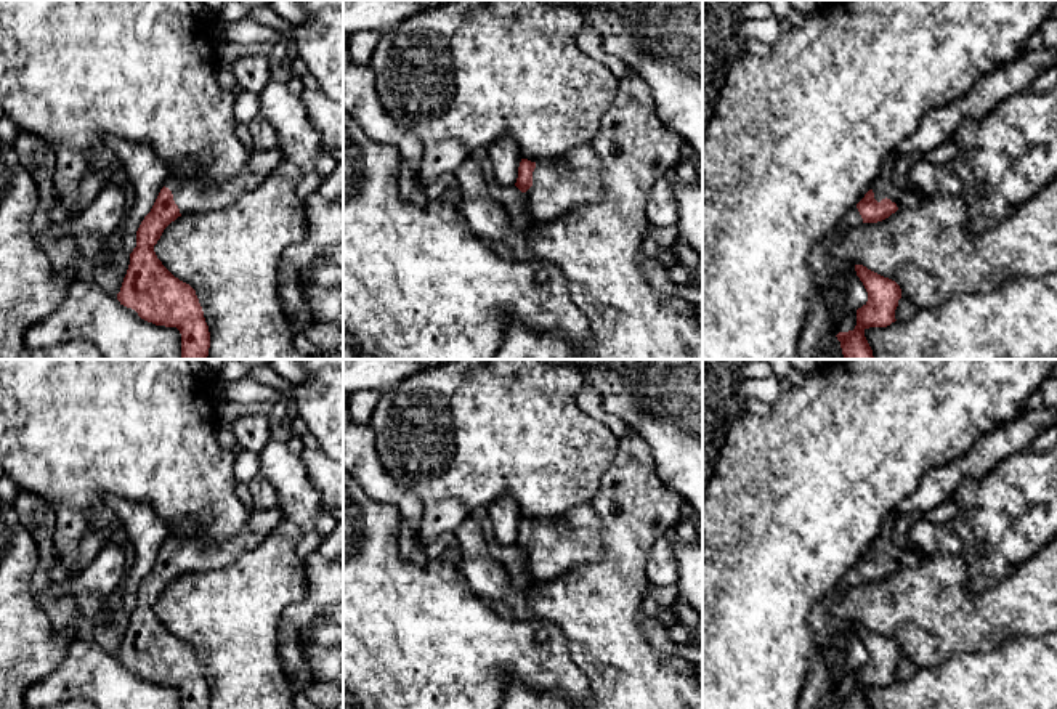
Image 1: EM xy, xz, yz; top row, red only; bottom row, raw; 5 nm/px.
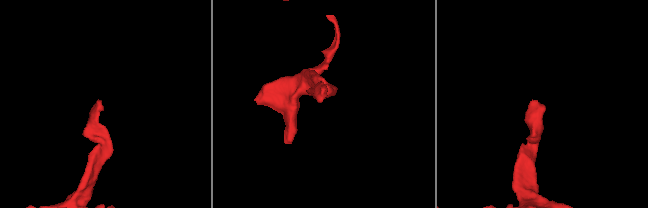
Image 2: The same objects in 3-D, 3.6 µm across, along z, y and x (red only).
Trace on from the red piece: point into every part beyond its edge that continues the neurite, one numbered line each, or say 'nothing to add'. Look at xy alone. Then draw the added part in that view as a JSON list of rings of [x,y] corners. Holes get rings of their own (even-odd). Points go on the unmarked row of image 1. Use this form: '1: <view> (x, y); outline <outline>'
1: xy (190, 554); outline [[[279,505],[266,510],[253,508],[247,525],[236,536],[213,547],[202,544],[194,525],[178,523],[164,545],[172,550],[181,574],[220,569],[253,550],[282,520]]]

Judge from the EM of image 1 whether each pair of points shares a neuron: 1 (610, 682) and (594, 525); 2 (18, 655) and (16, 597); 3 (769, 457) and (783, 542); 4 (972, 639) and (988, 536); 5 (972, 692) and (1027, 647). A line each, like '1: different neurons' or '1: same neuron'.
1: different neurons
2: same neuron
3: same neuron
4: different neurons
5: same neuron

